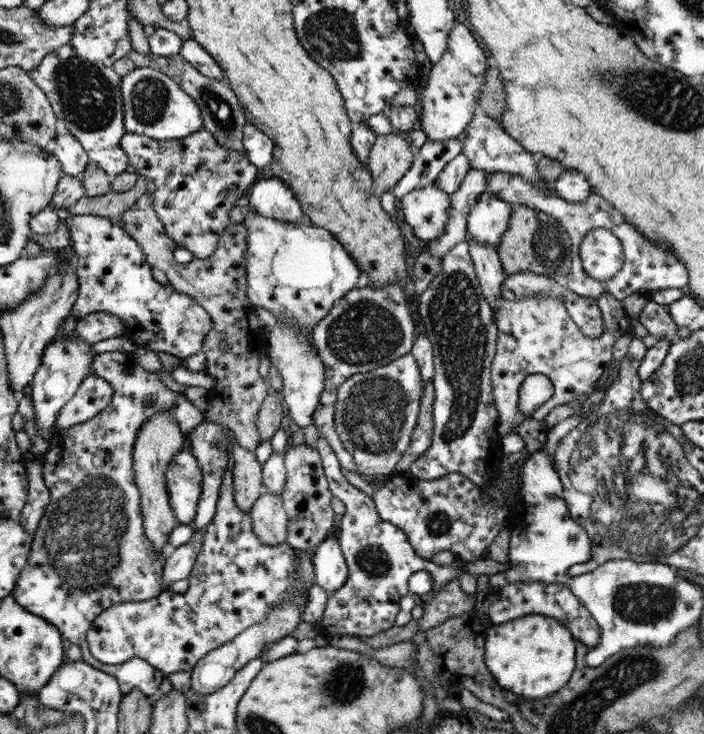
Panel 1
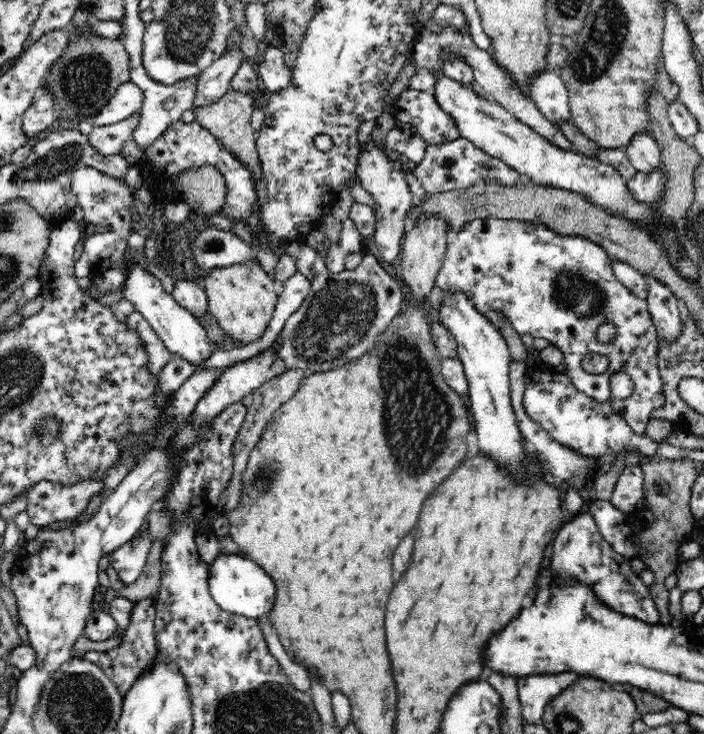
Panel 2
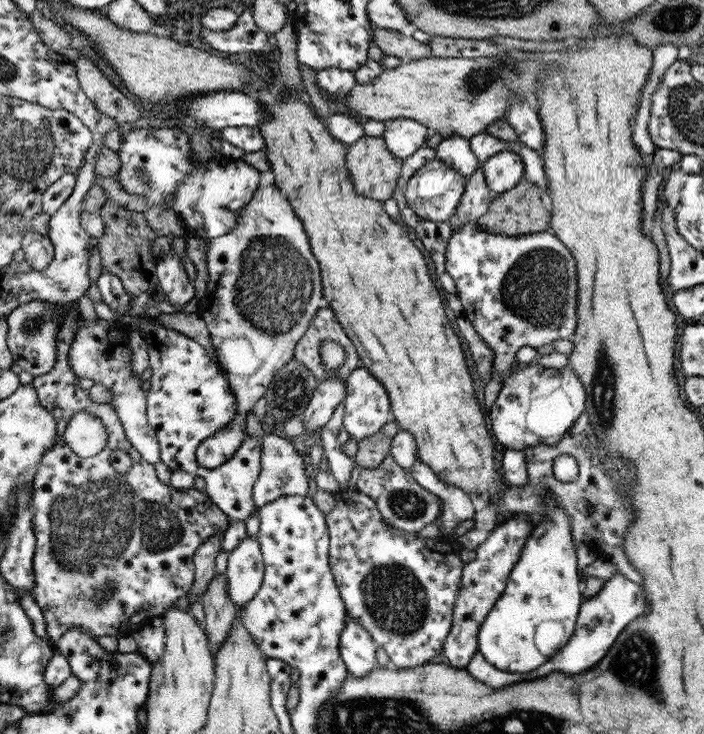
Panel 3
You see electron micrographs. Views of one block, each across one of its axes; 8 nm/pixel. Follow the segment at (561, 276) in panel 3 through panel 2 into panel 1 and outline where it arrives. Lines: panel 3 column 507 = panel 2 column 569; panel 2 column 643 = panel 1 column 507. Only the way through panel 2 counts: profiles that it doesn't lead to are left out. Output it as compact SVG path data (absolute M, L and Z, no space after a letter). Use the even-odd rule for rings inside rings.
M606 292L600 300L600 308L604 318L604 332L600 338L590 340L584 334L581 334L580 328L569 318L566 305L556 296L538 293L534 297L522 297L521 300L501 300L497 308L493 308L492 317L498 328L498 341L496 341L496 354L492 361L491 384L492 394L494 394L494 406L498 410L497 428L501 436L512 433L512 430L522 424L529 417L534 420L544 421L550 412L564 410L565 406L572 403L578 395L590 391L604 372L613 358L613 346L620 336L630 335L632 333L631 318L624 314L622 304L614 296ZM532 374L544 374L553 383L553 394L550 399L541 404L534 413L528 415L522 414L518 410L520 386L523 381Z

